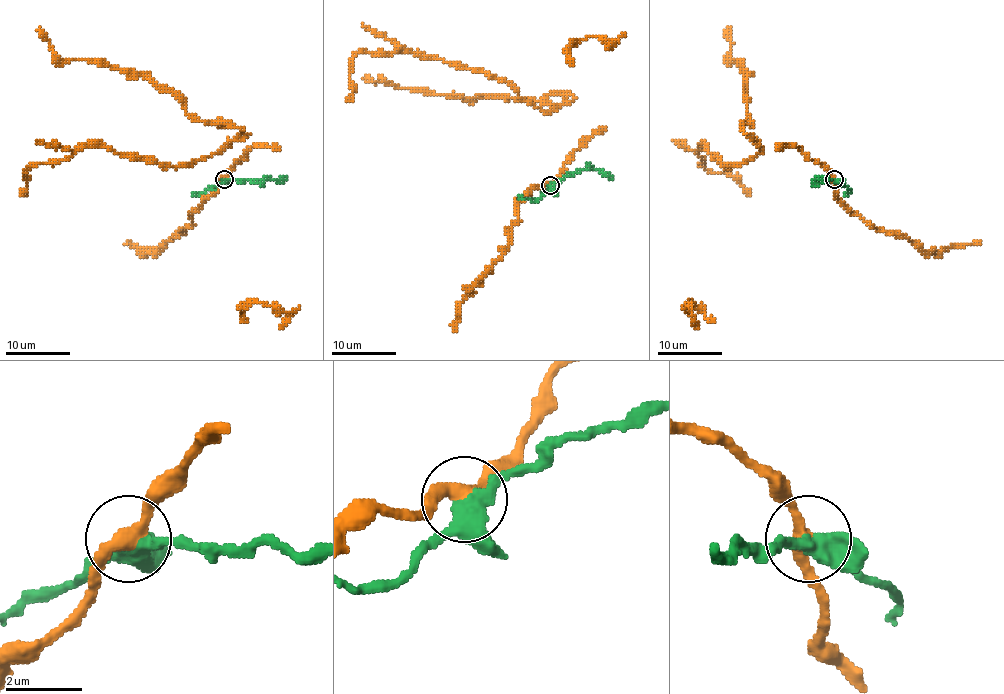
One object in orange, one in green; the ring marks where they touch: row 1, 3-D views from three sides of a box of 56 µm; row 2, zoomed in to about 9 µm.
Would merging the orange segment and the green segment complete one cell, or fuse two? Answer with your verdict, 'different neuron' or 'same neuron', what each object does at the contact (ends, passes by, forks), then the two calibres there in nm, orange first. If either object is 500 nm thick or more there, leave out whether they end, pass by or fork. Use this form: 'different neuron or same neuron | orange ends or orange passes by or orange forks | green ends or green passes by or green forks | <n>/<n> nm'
different neuron | orange passes by | green forks | 360/360 nm

